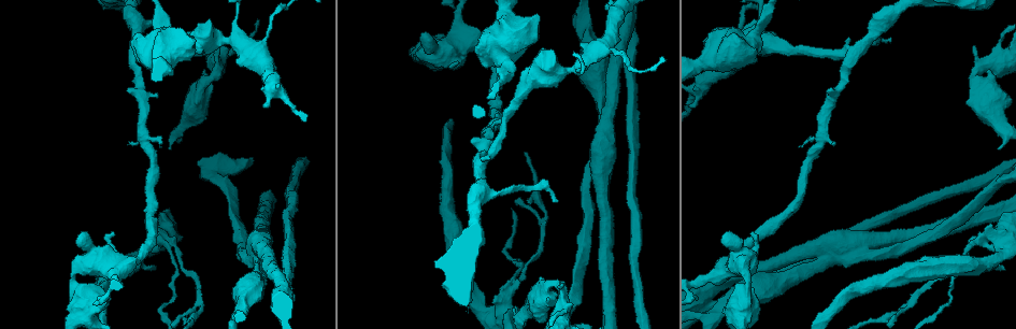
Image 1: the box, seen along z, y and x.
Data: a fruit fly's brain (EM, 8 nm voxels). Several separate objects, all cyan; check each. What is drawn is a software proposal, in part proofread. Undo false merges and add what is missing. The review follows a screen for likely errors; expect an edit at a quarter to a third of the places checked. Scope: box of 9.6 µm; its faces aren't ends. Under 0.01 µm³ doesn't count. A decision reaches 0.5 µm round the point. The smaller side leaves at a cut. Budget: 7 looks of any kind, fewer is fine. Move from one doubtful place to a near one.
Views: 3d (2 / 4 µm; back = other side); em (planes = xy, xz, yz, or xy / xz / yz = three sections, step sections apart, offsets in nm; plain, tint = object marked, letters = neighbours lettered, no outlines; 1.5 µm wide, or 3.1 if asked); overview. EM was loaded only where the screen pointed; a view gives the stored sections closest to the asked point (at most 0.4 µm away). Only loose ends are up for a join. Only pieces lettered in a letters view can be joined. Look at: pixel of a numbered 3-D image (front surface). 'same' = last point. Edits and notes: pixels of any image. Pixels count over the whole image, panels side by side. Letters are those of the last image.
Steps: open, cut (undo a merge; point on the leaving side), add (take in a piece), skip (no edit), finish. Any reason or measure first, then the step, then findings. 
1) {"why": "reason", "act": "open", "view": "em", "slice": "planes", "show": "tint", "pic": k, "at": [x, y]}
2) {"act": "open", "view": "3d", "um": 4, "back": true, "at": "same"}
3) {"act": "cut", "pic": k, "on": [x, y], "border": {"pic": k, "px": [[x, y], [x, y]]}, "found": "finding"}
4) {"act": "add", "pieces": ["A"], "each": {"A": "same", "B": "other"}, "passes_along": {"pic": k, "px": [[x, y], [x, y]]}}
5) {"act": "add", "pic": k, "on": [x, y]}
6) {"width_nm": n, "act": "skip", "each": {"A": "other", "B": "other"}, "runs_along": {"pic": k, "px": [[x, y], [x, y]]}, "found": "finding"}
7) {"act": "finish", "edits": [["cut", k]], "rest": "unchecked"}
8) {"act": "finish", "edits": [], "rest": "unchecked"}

{"why": "branch stops here", "act": "open", "view": "em", "slice": "xy", "step": 4, "show": "letters", "pic": 1, "at": [889, 41]}

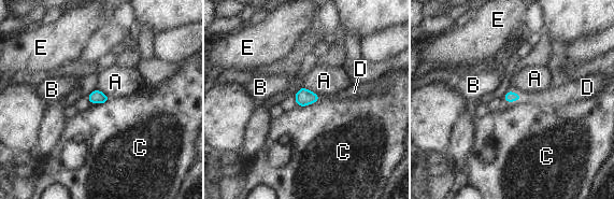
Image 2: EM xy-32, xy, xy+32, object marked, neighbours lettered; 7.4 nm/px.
{"why": "another direction", "act": "open", "view": "em", "slice": "planes", "show": "letters", "at": "same"}

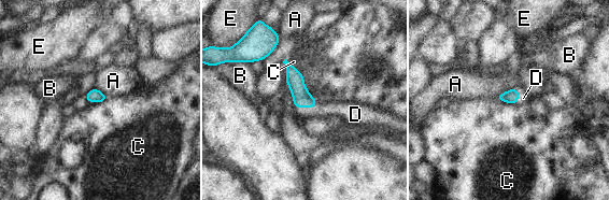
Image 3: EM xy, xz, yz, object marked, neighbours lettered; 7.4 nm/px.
{"act": "add", "pieces": ["D"], "each": {"A": "other", "B": "other", "C": "other", "D": "same", "E": "other"}, "passes_along": {"pic": 3, "px": [[301, 97], [306, 106], [323, 110]]}, "found": "it goes on there"}

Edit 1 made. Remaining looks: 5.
{"act": "open", "view": "em", "slice": "planes", "show": "tint", "pic": 1, "at": [192, 315]}

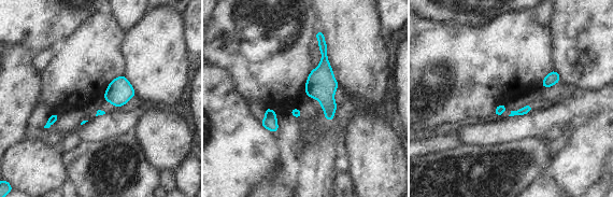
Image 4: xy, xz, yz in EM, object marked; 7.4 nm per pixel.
{"why": "see the neighbours", "act": "open", "view": "em", "slice": "planes", "show": "letters", "at": "same"}

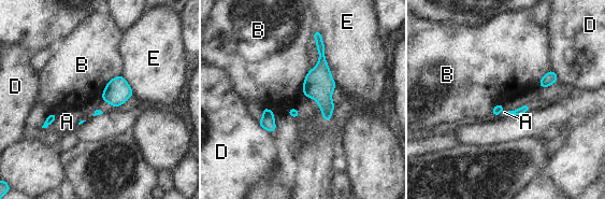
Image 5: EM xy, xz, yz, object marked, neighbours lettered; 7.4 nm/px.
{"longest_contact_nm": ["E", 460], "act": "skip", "each": {"A": "other", "B": "other", "D": "other", "E": "other"}, "runs_along": {"pic": 5, "px": [[318, 38], [321, 94], [328, 117]]}, "found": "all the same neuron"}

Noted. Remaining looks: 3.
{"why": "thick turns thin", "act": "open", "view": "em", "slice": "planes", "show": "letters", "pic": 1, "at": [233, 38]}

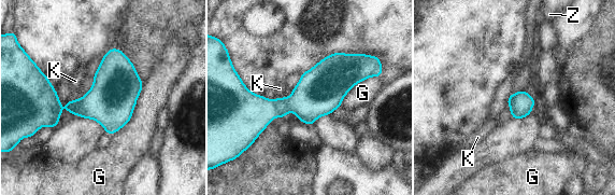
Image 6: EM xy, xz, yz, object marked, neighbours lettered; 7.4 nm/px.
{"act": "skip", "each": {"G": "other", "K": "other", "Z": "other"}, "runs_along": {"pic": 6, "px": [[370, 73], [285, 106], [245, 91]]}, "found": "one neuron here"}

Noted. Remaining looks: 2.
{"act": "finish", "edits": [["add", 3]], "rest": "unchecked"}

